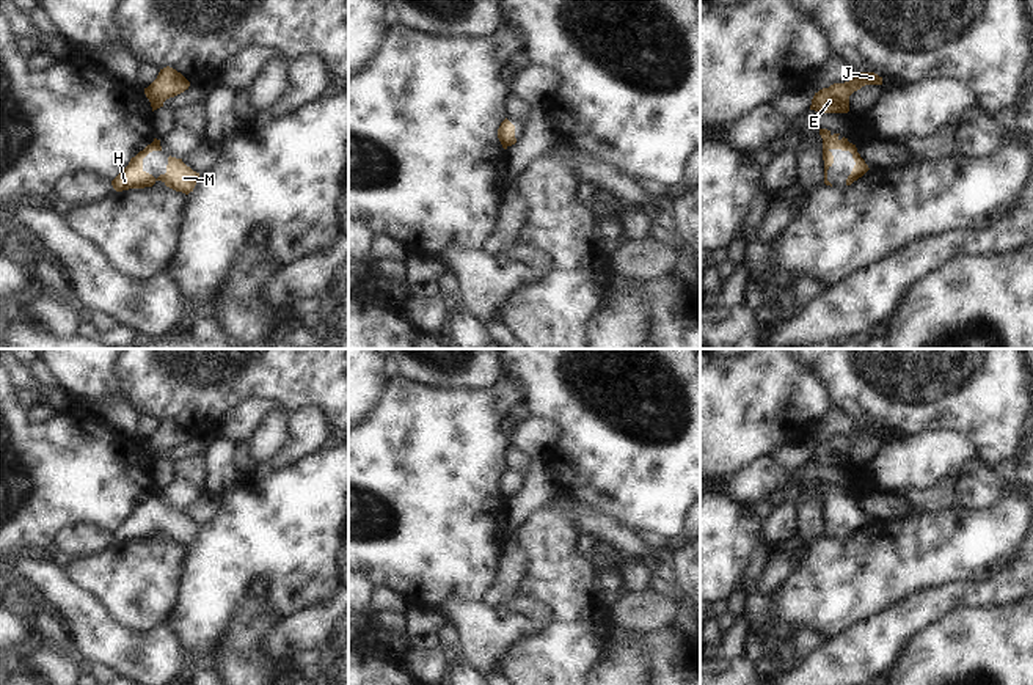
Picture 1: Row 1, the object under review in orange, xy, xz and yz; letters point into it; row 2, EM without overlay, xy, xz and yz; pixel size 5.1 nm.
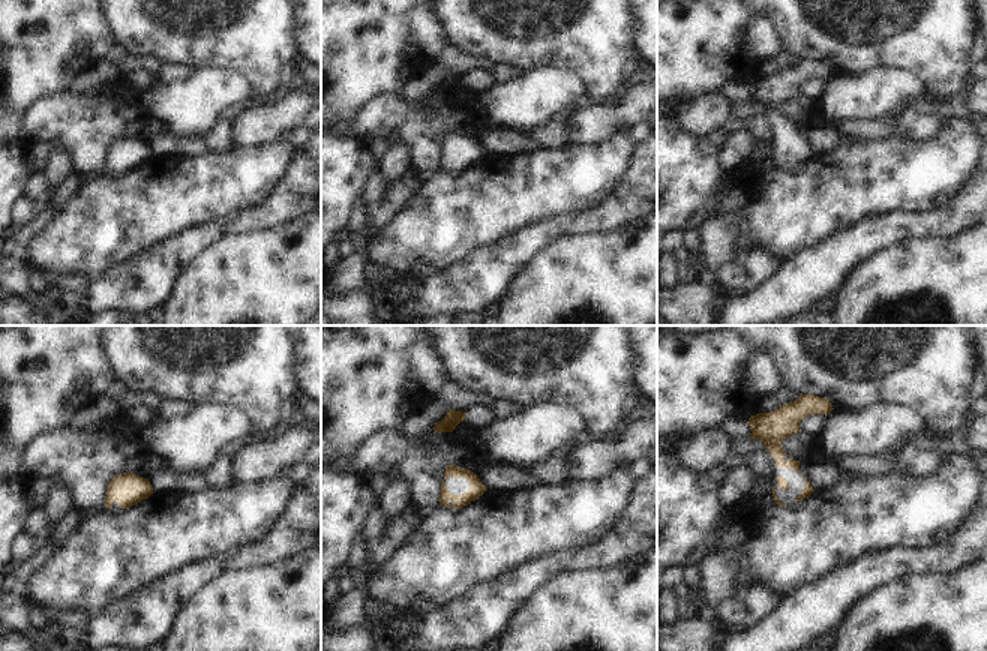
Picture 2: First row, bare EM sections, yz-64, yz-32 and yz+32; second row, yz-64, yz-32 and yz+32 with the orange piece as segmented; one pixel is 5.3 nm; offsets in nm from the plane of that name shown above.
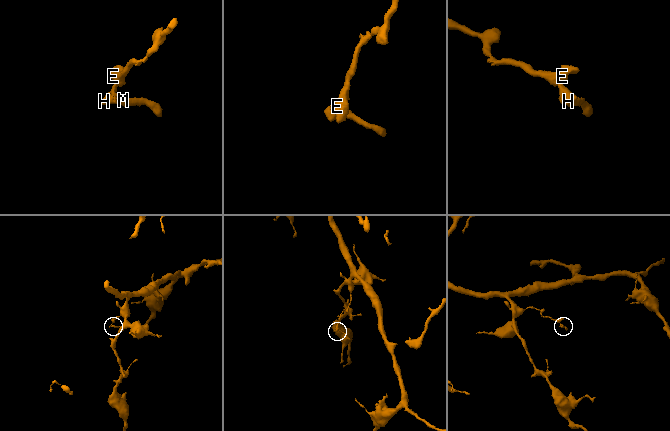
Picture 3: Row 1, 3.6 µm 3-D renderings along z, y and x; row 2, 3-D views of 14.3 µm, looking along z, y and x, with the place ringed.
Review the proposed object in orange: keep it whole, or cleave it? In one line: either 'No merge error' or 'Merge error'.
No merge error

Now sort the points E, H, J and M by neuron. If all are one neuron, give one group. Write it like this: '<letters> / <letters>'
E H J M

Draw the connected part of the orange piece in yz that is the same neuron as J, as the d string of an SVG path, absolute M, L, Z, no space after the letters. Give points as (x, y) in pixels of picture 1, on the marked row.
M859 72L852 80L834 83L815 93L810 110L821 113L848 113L849 96L865 85L882 85L882 77L874 72Z

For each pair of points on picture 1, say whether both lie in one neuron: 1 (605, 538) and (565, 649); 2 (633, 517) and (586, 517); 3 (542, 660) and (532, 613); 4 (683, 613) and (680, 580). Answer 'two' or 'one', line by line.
1: two
2: two
3: two
4: one

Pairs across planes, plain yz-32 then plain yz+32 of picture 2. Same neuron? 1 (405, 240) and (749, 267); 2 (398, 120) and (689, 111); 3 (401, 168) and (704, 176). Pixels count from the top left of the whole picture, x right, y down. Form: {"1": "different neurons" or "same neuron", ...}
{"1": "different neurons", "2": "same neuron", "3": "different neurons"}

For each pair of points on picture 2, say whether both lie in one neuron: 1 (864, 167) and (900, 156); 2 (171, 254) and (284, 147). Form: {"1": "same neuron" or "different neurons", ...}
{"1": "same neuron", "2": "different neurons"}

